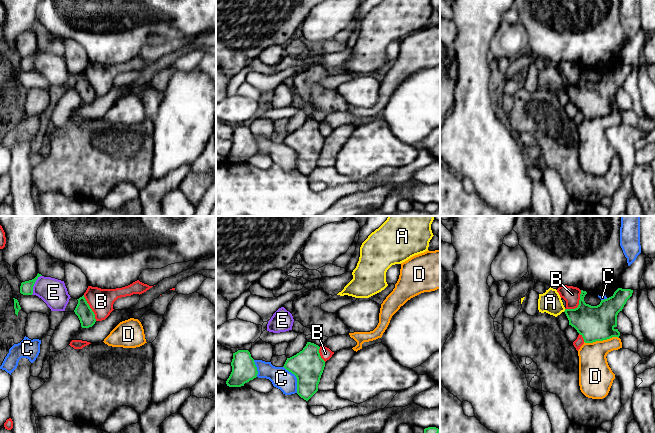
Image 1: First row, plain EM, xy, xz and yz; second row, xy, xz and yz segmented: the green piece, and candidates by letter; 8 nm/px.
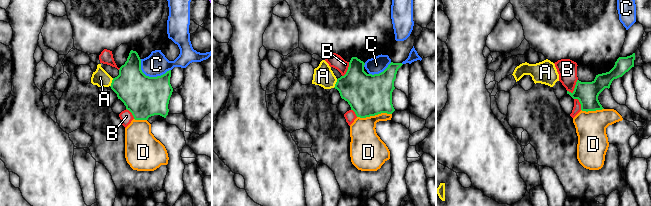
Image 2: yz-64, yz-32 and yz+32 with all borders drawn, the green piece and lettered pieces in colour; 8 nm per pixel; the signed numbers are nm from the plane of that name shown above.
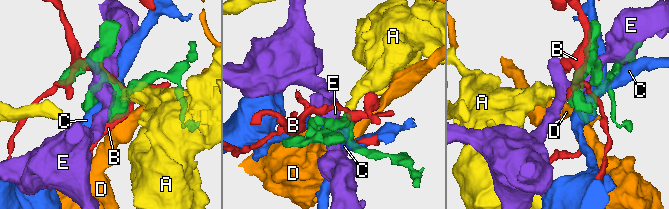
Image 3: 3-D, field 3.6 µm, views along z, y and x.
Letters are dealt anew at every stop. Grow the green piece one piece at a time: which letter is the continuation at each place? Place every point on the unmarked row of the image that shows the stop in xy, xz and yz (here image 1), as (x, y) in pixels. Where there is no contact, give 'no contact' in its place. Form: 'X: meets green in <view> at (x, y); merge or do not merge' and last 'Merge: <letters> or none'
A: meets green in yz at (565, 86); merge
B: meets green in yz at (579, 80); do not merge
C: meets green in xz at (296, 153); do not merge
D: meets green in yz at (601, 116); do not merge
E: meets green in xy at (33, 61); do not merge
Merge: A

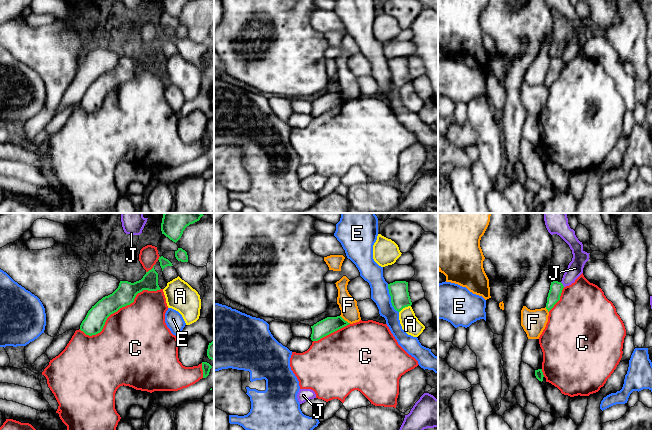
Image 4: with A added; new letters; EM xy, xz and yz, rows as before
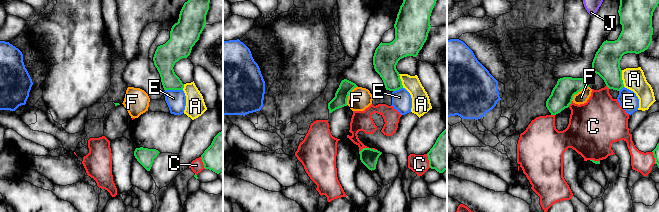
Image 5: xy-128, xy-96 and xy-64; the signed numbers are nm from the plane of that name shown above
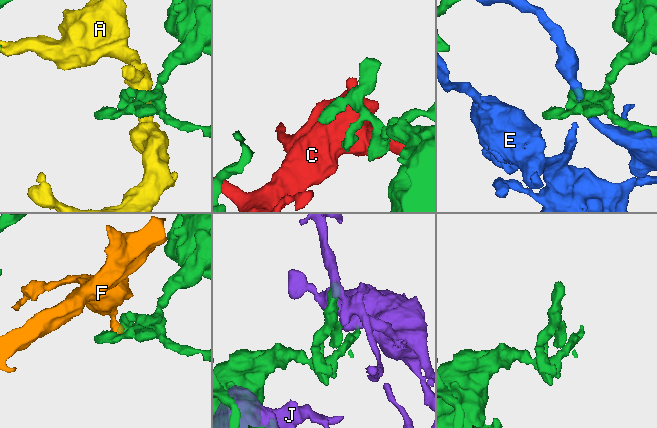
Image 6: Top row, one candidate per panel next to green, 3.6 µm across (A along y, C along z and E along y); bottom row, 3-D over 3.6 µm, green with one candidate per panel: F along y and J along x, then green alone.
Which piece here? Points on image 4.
A: meets green in xz at (404, 83); do not merge
C: meets green in xy at (118, 85); do not merge
E: meets green in xz at (391, 74); do not merge
F: meets green in xz at (344, 96); do not merge
J: meets green in yz at (562, 60); do not merge
Merge: none

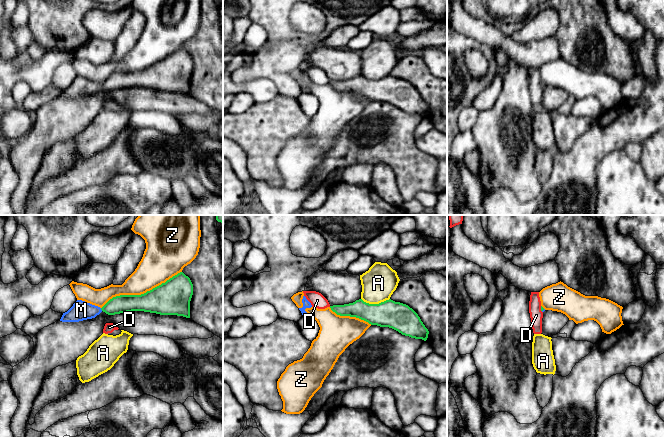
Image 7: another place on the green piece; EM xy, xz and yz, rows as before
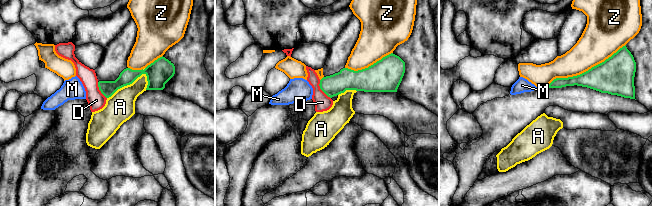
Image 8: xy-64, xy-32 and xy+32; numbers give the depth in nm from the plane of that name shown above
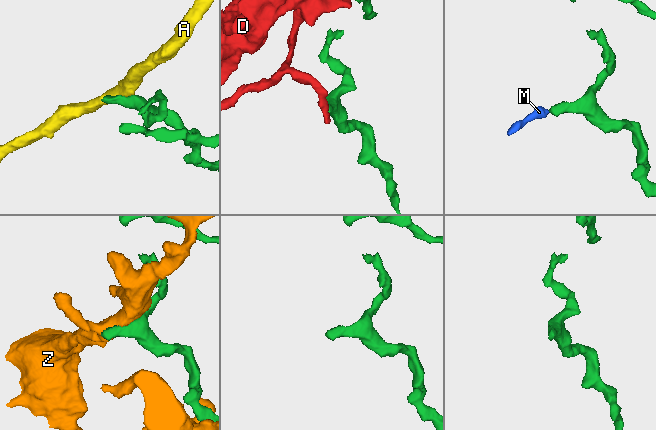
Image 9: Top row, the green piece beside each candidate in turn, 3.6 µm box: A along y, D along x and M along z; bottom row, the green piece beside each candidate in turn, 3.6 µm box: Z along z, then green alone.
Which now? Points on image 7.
A: meets green in xz at (375, 80); do not merge
D: meets green in yz at (541, 85); do not merge
M: meets green in xy at (101, 85); merge
Z: meets green in xy at (141, 70); do not merge
Merge: M

